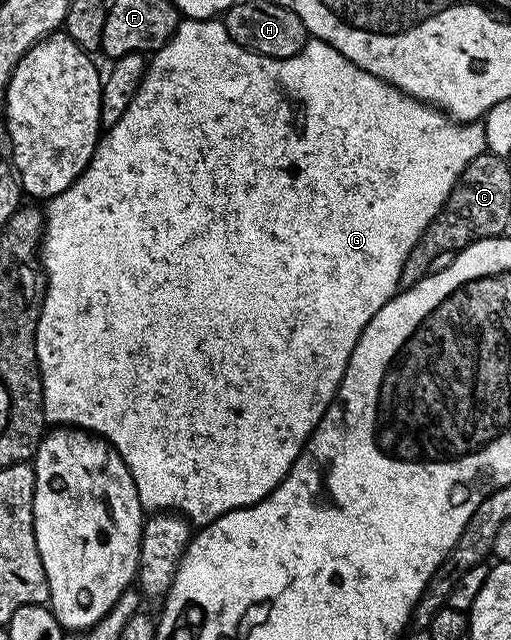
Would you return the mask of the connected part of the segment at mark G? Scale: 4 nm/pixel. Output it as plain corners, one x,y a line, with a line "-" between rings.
181,18
178,29
170,37
170,41
158,48
147,60
144,80
138,93
134,93
134,101
130,101
126,113
122,113
122,117
118,117
116,124
101,134
100,141
96,144
96,151
84,172
73,181
70,189
47,200
46,206
43,208
44,233
40,241
40,262
46,286
44,288
44,304
36,326
36,352
44,386
45,420
52,425
79,427
82,431
90,431
93,435
108,440
112,444
112,449
120,454
122,461
126,461
126,465
130,469
130,477
134,477
134,485
140,494
140,505
145,512
179,513
193,525
207,525
234,509
242,509
262,502
283,481
286,473
290,473
294,461
304,452
304,446
308,444
312,430
318,425
318,421
322,421
322,417
328,406
331,405
338,385
346,373
350,353
354,353
354,345
358,345
358,337
362,337
362,329
366,329
366,325
372,320
374,313
378,313
378,309
382,309
382,305
386,305
386,301
390,301
396,296
400,287
402,265
406,265
406,257
410,257
410,249
414,249
414,245
418,245
426,225
430,225
432,218
442,209
446,197
450,197
456,184
456,178
462,173
462,169
466,169
466,165
470,165
470,161
474,157
485,154
485,151
486,137
484,136
483,122
461,123
449,119
443,111
427,103
422,103
413,95
399,91
394,85
366,73
366,69
358,69
358,65
354,65
354,61
342,57
342,53
338,53
338,49
326,45
320,39
309,38
306,46
294,57
275,59
259,55
238,45
238,41
234,41
234,37
230,37
230,33
226,33
224,24
219,18

